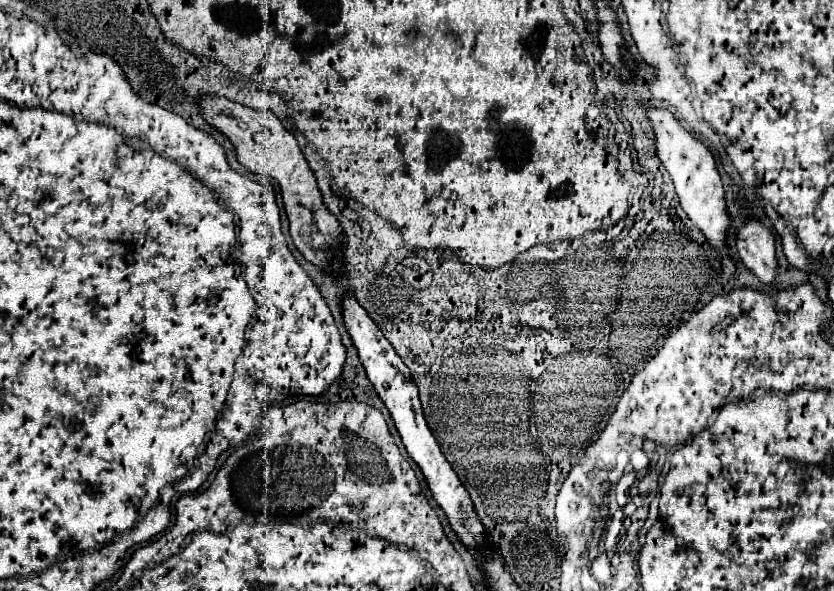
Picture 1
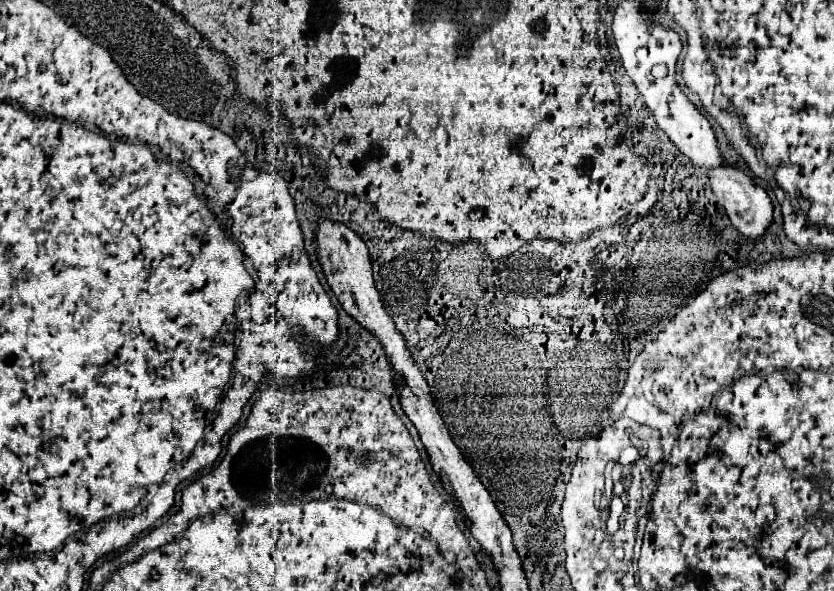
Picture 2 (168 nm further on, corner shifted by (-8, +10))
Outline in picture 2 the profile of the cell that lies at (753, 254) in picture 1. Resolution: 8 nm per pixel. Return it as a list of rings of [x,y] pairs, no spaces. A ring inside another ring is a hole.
[[[724,163],[722,167],[718,167],[718,169],[712,169],[712,171],[708,173],[708,177],[710,177],[712,191],[714,191],[714,195],[718,197],[720,205],[724,207],[726,215],[730,217],[732,225],[734,225],[744,237],[748,237],[748,239],[752,239],[752,241],[758,241],[760,237],[764,237],[766,231],[770,229],[772,221],[774,221],[774,205],[772,205],[768,193],[766,193],[760,185],[756,185],[750,175],[746,175],[746,173],[738,171],[738,169],[732,169],[732,167],[728,167],[726,163]]]

